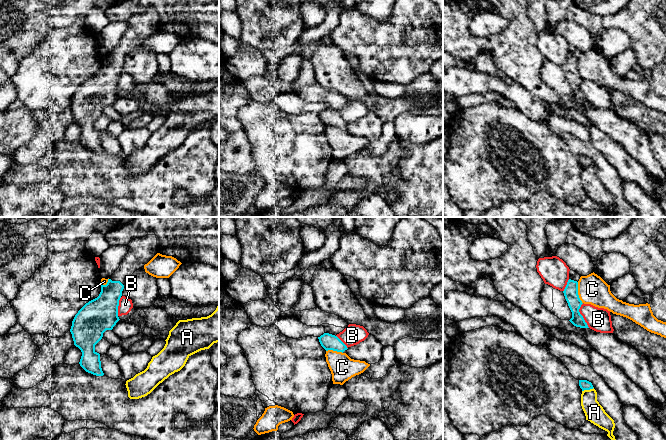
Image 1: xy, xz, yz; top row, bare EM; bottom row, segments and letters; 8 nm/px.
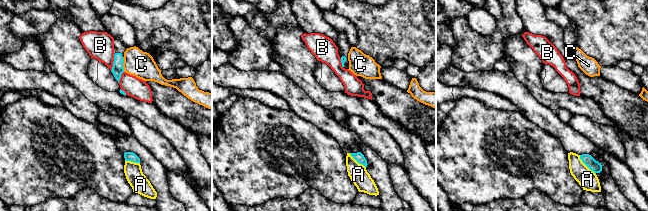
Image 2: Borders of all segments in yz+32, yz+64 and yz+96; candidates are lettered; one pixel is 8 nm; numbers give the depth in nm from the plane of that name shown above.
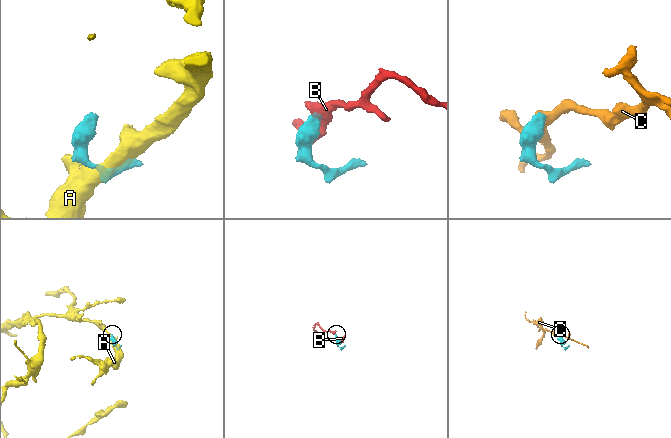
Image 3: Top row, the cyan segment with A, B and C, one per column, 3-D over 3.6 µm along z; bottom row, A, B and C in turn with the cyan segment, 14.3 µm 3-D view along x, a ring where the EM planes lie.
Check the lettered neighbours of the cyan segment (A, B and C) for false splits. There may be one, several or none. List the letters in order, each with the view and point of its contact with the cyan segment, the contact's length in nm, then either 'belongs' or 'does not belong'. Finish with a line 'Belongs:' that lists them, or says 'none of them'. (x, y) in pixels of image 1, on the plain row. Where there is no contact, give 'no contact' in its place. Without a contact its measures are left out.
A: meets cyan in yz at (587, 165); contact 100 nm long; does not belong
B: meets cyan in yz at (581, 91); contact 200 nm long; does not belong
C: meets cyan in yz at (577, 69); contact 180 nm long; does not belong
Belongs: none of them

